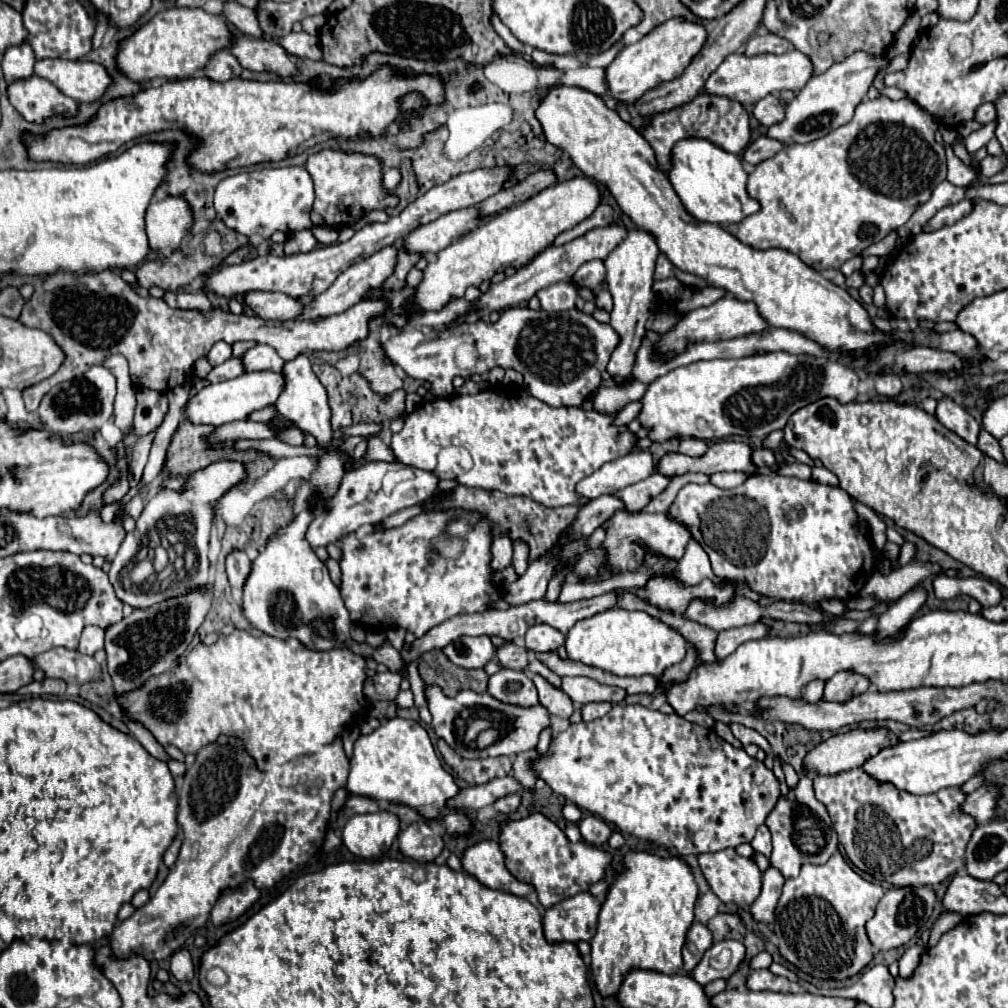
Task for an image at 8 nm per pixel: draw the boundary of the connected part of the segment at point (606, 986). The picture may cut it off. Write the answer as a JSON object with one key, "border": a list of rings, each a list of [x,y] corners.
{"border":[[[628,850],[622,858],[622,872],[608,888],[602,912],[598,916],[596,936],[592,946],[592,974],[602,996],[614,996],[628,970],[644,968],[664,974],[676,974],[682,970],[682,946],[688,928],[694,922],[694,904],[698,900],[698,884],[692,868],[678,856],[660,856],[648,850]]]}

